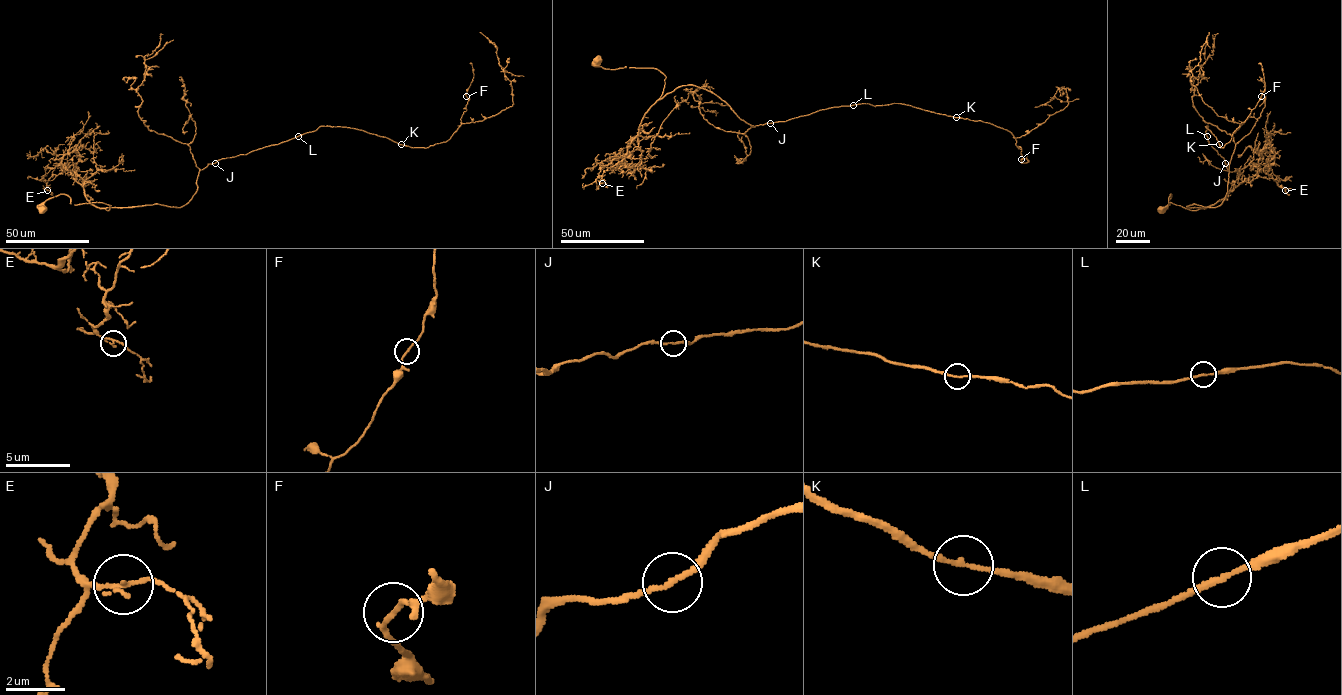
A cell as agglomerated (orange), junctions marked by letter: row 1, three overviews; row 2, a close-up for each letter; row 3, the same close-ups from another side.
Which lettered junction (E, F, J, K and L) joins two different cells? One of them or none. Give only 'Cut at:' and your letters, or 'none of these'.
Cut at: none of these

